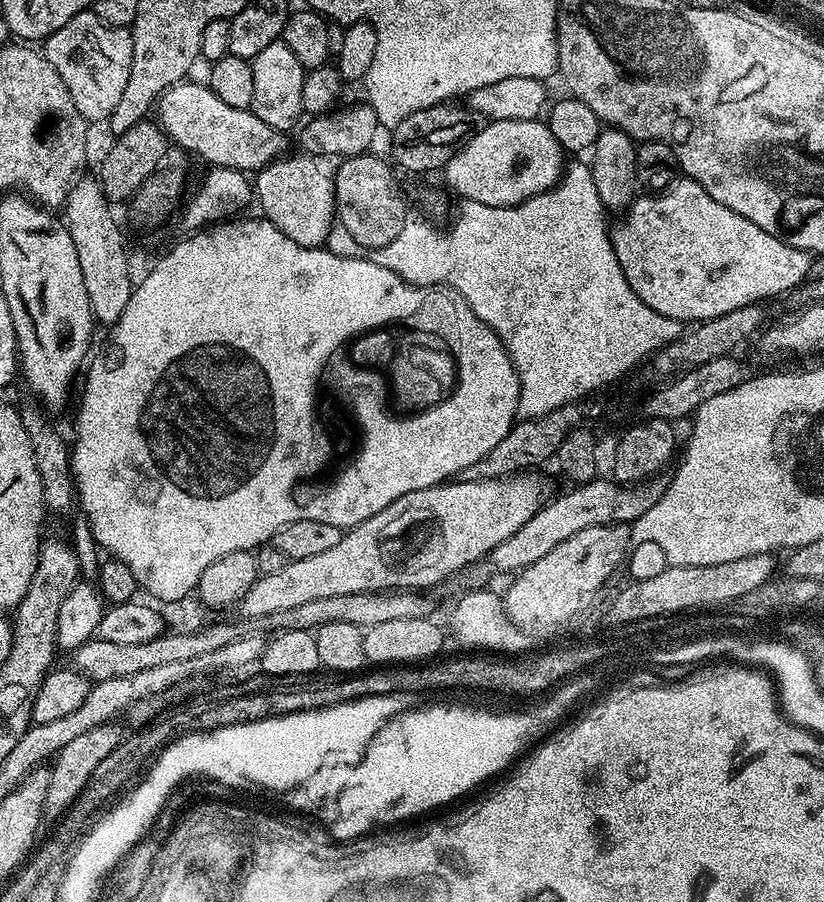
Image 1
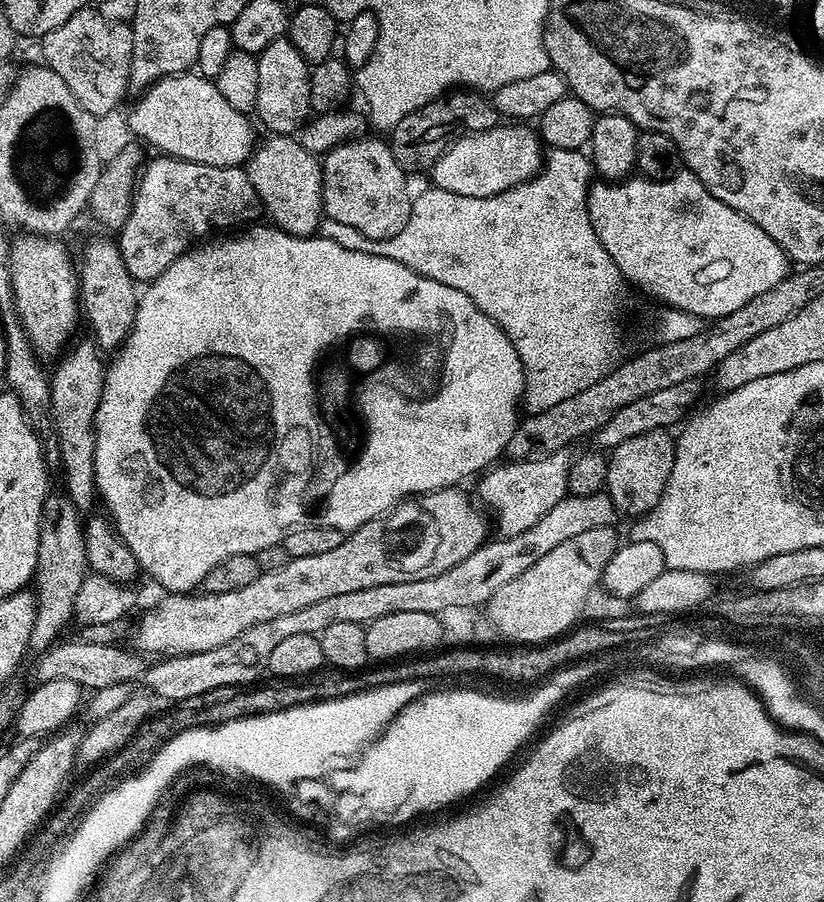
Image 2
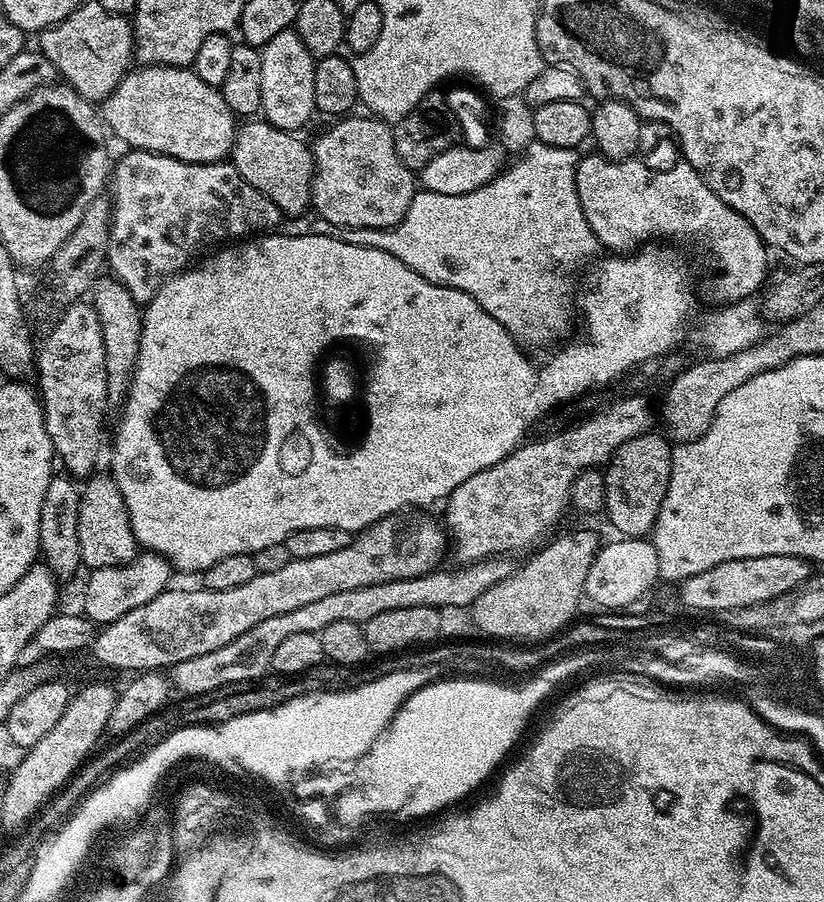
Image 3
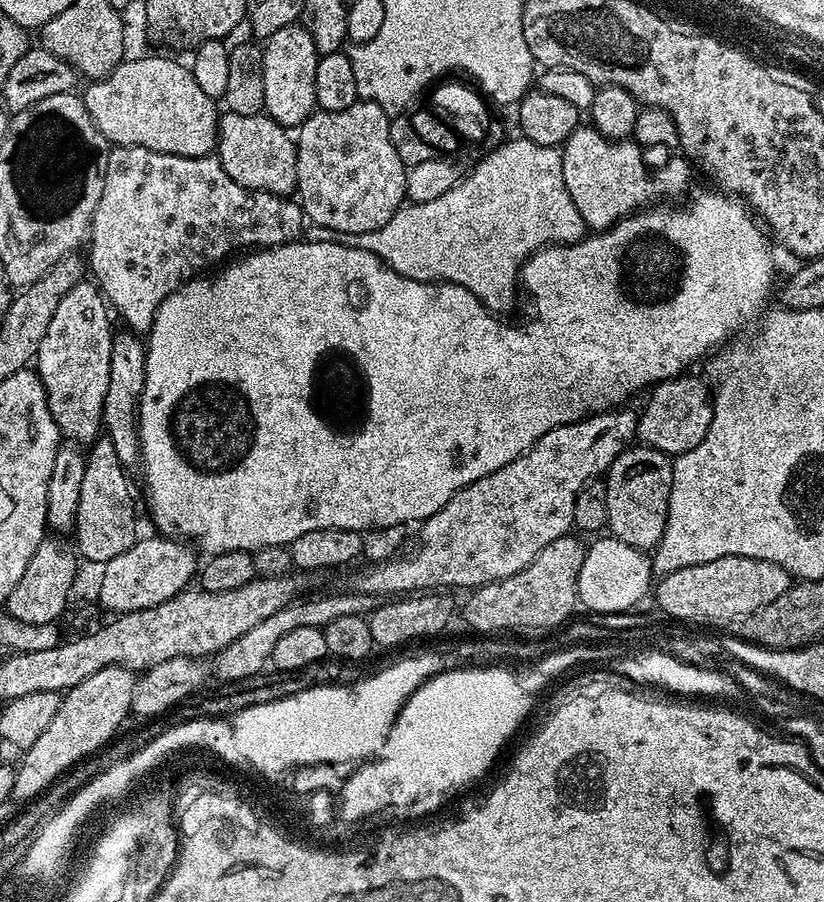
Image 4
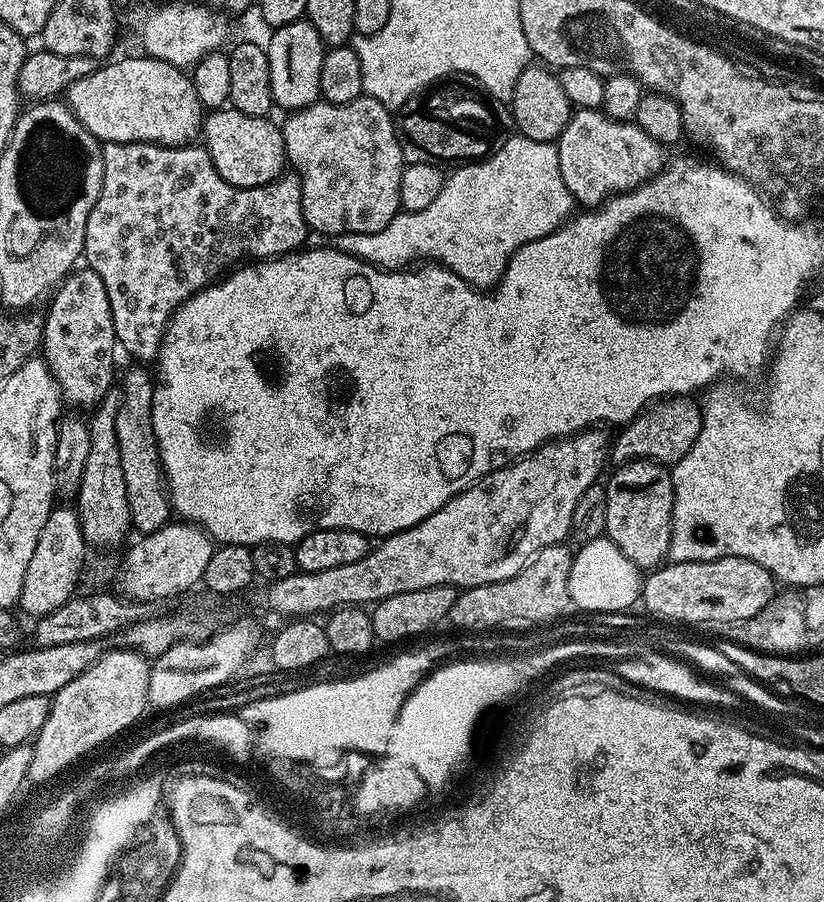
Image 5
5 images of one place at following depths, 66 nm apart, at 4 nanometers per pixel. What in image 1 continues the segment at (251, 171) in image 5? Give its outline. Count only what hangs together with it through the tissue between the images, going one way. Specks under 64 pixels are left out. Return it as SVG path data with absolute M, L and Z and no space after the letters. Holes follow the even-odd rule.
M285 154L254 176L254 200L268 220L286 238L298 242L303 248L318 248L328 243L330 230L337 223L336 186L331 175L324 173L319 159L307 154Z

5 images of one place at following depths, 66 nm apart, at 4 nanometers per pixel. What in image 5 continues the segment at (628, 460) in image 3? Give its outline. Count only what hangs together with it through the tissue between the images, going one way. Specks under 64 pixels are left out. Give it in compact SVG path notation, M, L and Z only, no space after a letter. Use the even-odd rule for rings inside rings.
M631 460L629 464L619 465L609 480L606 480L606 526L608 539L634 562L641 570L655 570L668 560L670 538L672 537L672 511L674 510L674 486L672 473L655 460Z

